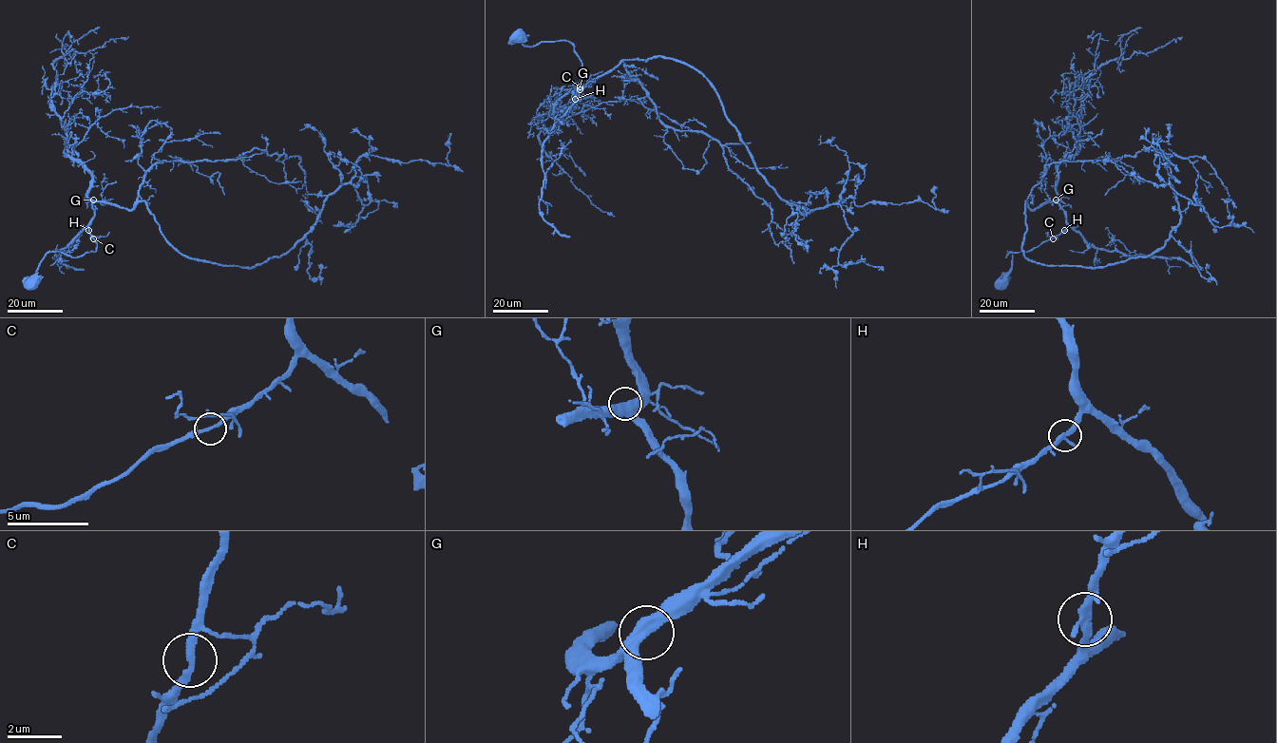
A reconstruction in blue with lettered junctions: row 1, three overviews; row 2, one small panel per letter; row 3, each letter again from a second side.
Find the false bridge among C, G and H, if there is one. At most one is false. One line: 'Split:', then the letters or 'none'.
Split: none

